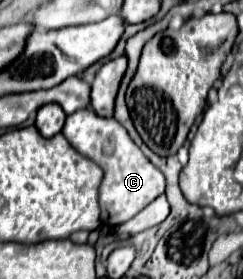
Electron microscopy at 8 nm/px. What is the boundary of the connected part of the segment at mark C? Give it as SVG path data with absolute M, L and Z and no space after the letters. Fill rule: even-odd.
M84 108L66 118L62 134L82 156L92 158L104 170L104 180L100 186L100 208L104 224L122 224L138 214L144 206L148 206L154 198L164 194L164 174L140 152L140 148L128 136L126 128L118 124L116 118L102 118L94 114L92 108Z

